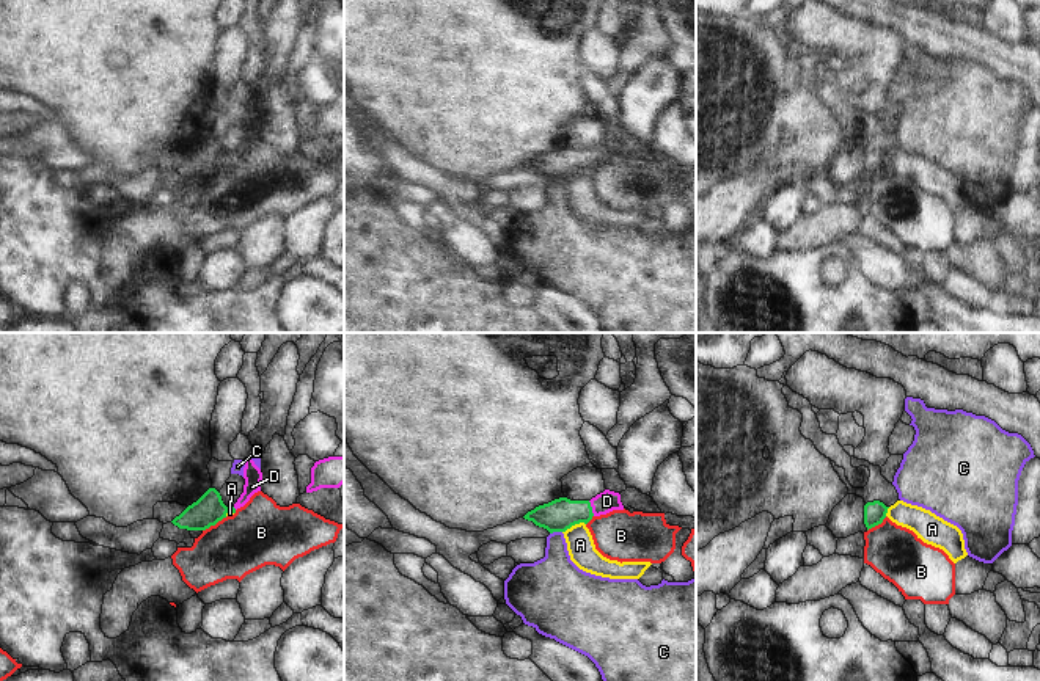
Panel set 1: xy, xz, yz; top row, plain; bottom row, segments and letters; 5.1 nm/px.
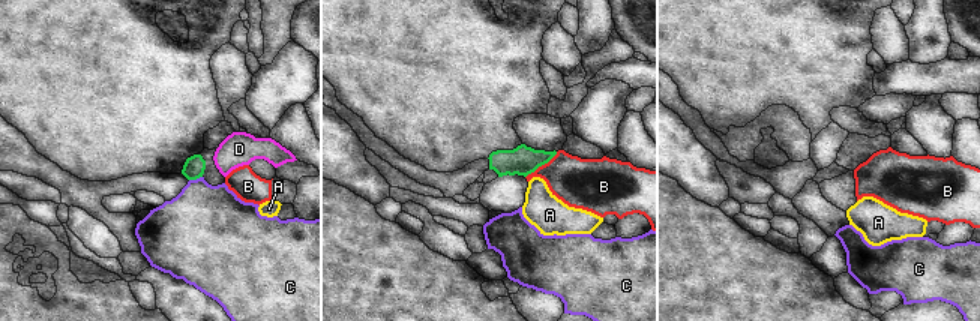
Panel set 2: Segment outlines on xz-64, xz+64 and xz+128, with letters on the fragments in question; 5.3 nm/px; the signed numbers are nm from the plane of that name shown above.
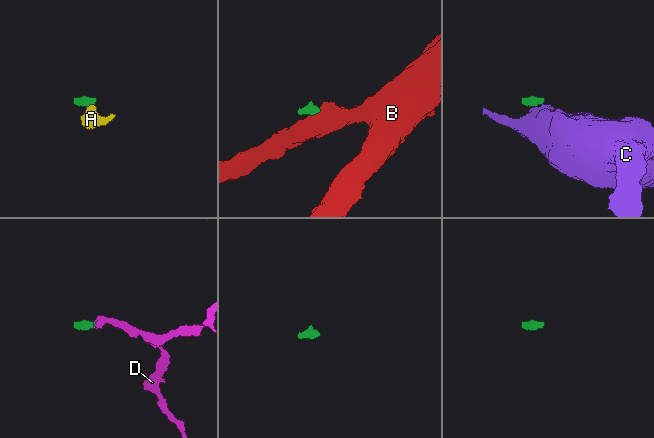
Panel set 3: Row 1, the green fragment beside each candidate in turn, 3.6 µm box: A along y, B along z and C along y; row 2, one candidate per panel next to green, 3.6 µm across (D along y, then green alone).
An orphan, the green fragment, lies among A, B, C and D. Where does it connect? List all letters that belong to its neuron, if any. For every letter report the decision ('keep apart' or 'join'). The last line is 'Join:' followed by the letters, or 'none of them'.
A: keep apart
B: keep apart
C: keep apart
D: join
Join: D

